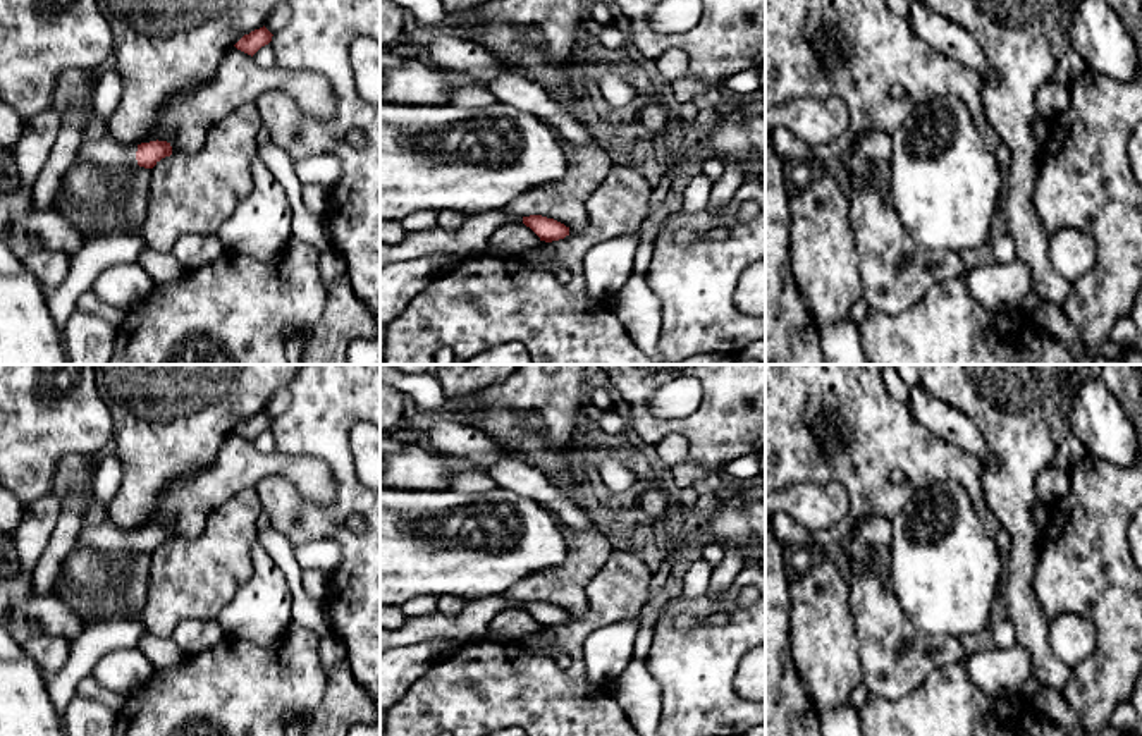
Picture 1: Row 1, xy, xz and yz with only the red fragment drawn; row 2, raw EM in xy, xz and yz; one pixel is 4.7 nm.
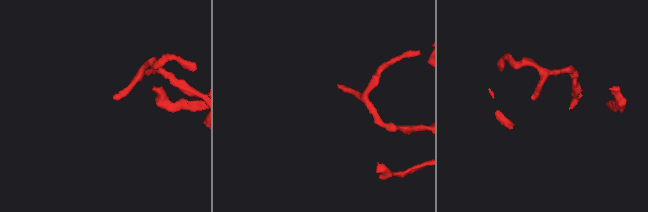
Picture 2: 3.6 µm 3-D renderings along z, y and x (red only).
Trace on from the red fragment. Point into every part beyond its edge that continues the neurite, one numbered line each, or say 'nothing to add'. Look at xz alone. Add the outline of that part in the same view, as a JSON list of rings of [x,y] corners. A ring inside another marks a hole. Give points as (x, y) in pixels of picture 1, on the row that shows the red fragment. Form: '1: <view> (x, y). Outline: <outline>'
1: xz (472, 239). Outline: [[[502,210],[468,217],[459,230],[439,225],[420,232],[408,232],[399,244],[380,244],[380,268],[425,255],[454,255],[463,258],[488,253],[490,236],[507,222],[523,222],[523,217]]]

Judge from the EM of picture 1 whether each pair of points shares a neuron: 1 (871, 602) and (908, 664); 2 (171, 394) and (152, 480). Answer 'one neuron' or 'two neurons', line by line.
1: one neuron
2: one neuron

